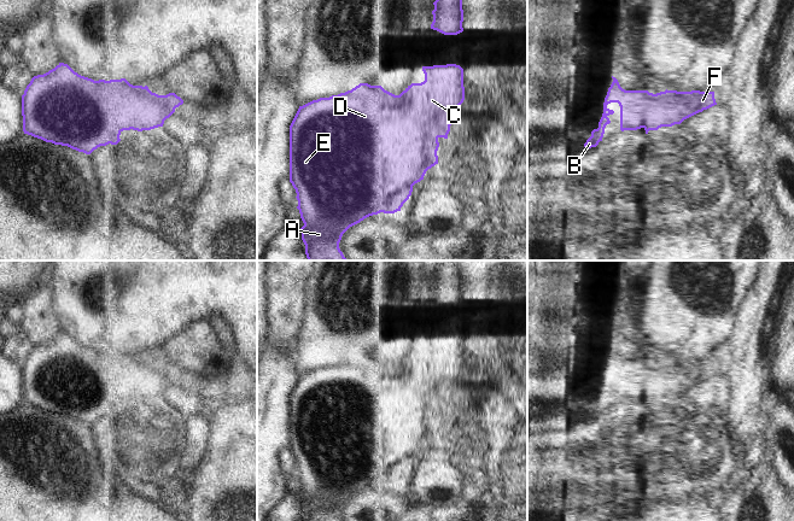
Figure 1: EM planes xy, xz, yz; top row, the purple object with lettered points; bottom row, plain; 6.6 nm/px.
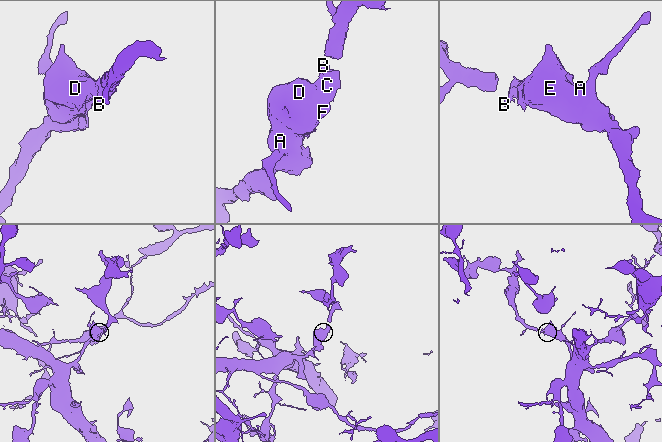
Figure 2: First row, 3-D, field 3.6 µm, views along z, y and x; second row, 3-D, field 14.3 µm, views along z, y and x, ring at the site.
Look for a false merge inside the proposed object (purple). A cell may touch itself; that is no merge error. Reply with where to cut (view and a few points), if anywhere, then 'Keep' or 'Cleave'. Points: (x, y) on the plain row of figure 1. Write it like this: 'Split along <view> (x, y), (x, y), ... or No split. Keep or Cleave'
No split. Keep

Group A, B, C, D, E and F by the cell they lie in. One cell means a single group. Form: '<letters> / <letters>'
A B C D E F

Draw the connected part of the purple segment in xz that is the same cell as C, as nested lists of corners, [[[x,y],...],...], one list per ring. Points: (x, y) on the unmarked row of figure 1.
[[[456,334],[422,336],[425,351],[421,353],[411,353],[399,365],[395,365],[385,361],[381,356],[370,356],[360,353],[351,361],[332,365],[329,368],[320,368],[303,376],[299,376],[291,396],[290,396],[290,452],[297,463],[297,470],[300,488],[304,496],[300,498],[302,510],[305,521],[340,521],[339,513],[343,504],[352,496],[360,493],[364,488],[384,484],[395,484],[401,481],[403,474],[409,469],[413,456],[421,450],[428,439],[438,434],[437,421],[439,417],[438,409],[448,409],[453,387],[465,370],[463,339]]]

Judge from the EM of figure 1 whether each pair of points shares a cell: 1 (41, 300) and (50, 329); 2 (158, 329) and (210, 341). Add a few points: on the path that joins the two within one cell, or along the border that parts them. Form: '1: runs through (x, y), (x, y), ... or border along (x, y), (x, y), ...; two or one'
1: runs through (41, 308), (45, 322); one
2: border along (202, 320), (175, 334), (163, 346); two

